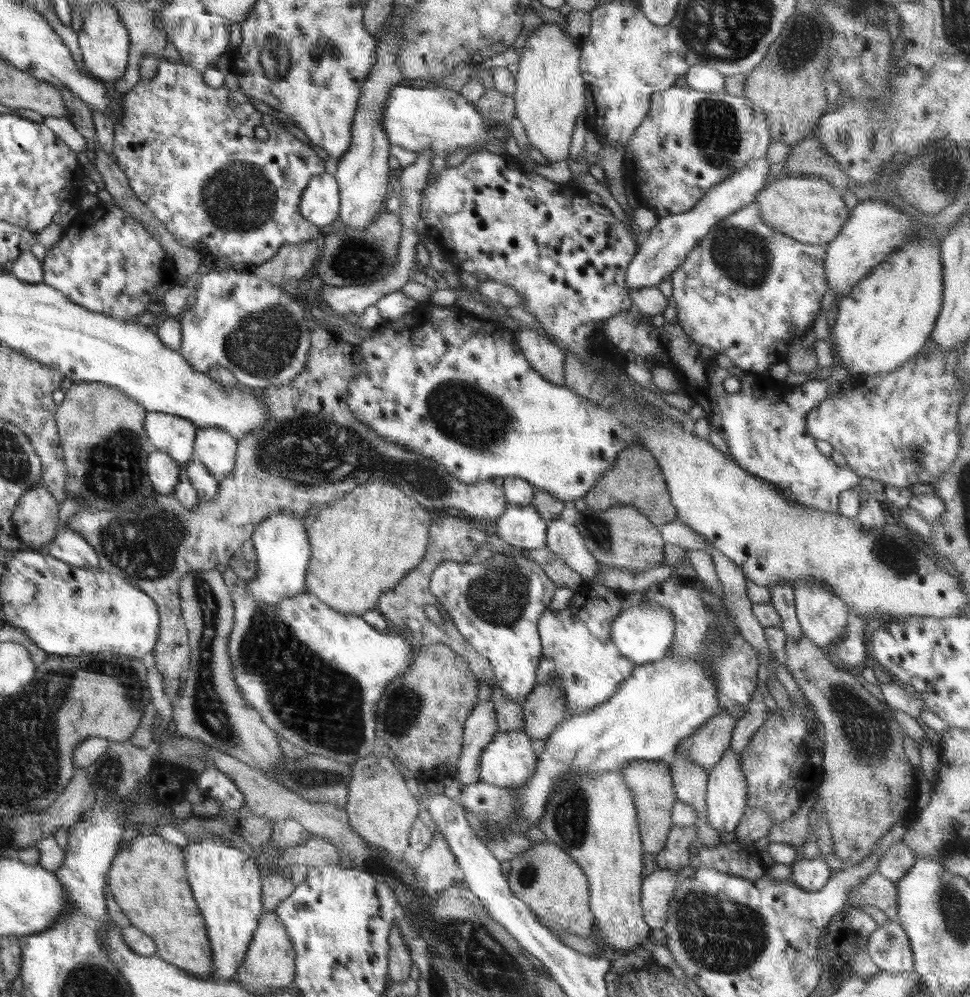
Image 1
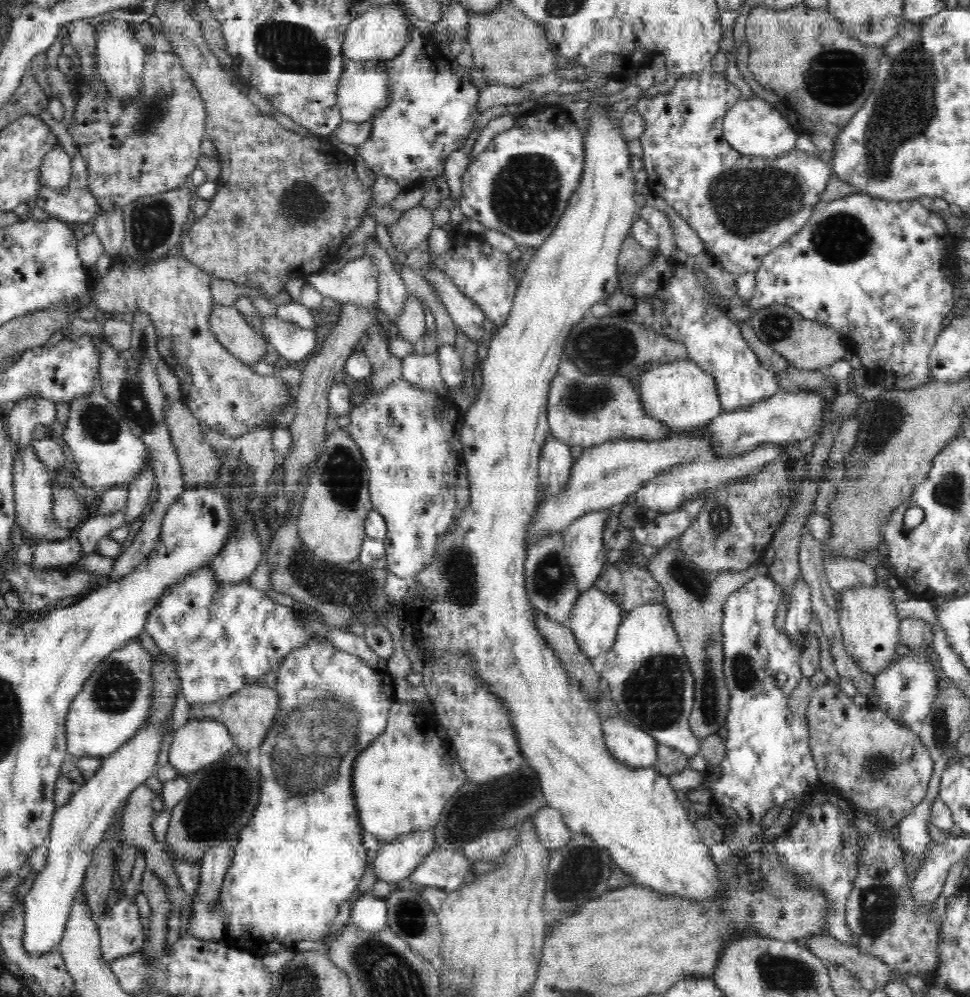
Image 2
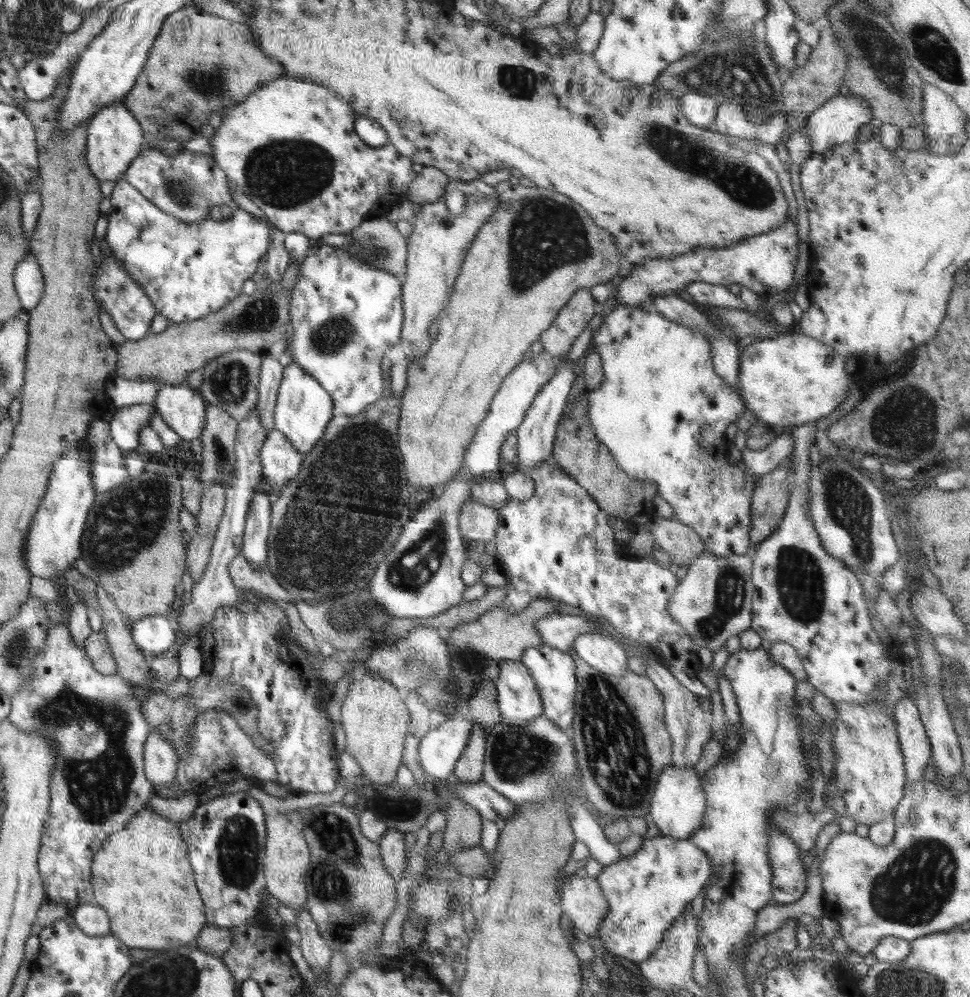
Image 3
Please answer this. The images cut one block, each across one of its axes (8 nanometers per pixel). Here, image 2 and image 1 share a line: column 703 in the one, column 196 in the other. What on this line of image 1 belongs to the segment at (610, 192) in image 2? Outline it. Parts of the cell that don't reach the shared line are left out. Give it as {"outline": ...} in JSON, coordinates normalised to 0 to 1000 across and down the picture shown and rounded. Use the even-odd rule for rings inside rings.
{"outline":[[[210,836],[205,847],[194,847],[188,855],[194,885],[212,926],[221,968],[218,979],[220,983],[241,983],[268,919],[274,914],[270,909],[270,879],[262,859],[247,855],[223,836]]]}

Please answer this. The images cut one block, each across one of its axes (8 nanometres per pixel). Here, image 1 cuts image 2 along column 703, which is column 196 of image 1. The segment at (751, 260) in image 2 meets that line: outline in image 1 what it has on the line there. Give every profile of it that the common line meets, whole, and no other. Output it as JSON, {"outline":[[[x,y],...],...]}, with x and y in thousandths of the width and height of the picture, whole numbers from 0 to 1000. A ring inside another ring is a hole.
{"outline":[[[170,59],[163,65],[159,79],[145,80],[134,92],[126,95],[126,104],[128,104],[127,119],[120,122],[118,127],[116,155],[122,161],[120,169],[130,176],[138,196],[153,208],[153,211],[171,228],[172,233],[187,247],[192,247],[198,251],[201,244],[208,244],[211,247],[210,252],[223,257],[235,258],[239,262],[248,262],[262,270],[266,266],[277,263],[287,254],[287,251],[295,245],[308,245],[315,241],[329,241],[331,239],[329,227],[316,222],[307,211],[309,211],[311,193],[323,177],[334,173],[335,160],[328,157],[318,144],[295,131],[289,116],[268,107],[247,90],[237,90],[233,86],[227,88],[214,86],[210,80],[209,71],[200,70],[196,66],[184,62],[174,62]],[[268,126],[272,130],[276,130],[276,138],[272,141],[267,140],[262,133],[262,130]]]}

